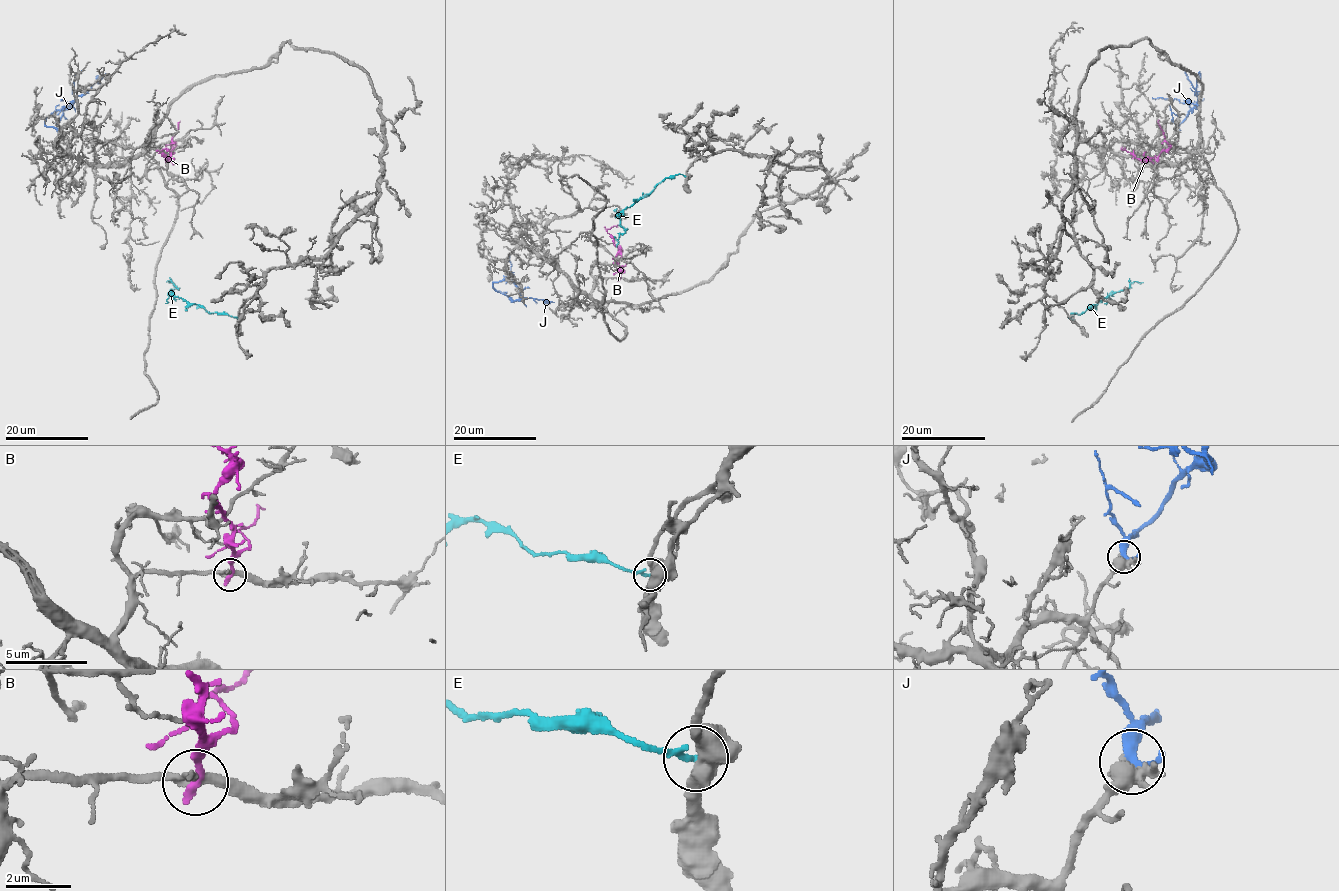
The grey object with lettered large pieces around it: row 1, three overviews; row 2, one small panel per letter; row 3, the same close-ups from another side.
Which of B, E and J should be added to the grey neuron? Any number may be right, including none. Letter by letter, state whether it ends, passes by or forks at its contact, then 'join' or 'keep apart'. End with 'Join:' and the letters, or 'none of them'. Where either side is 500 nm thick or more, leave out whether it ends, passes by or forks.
B: it ends | keep apart
E: keep apart
J: it ends | join
Join: J

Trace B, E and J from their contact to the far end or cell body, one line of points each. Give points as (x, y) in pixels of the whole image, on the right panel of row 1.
B: (1175, 141), (1155, 158), (1135, 158), (1123, 150)
E: (1072, 319), (1069, 318), (1072, 315), (1082, 314), (1112, 293), (1128, 288), (1134, 281), (1143, 282)
J: (1176, 131), (1197, 106), (1175, 98), (1152, 97)

